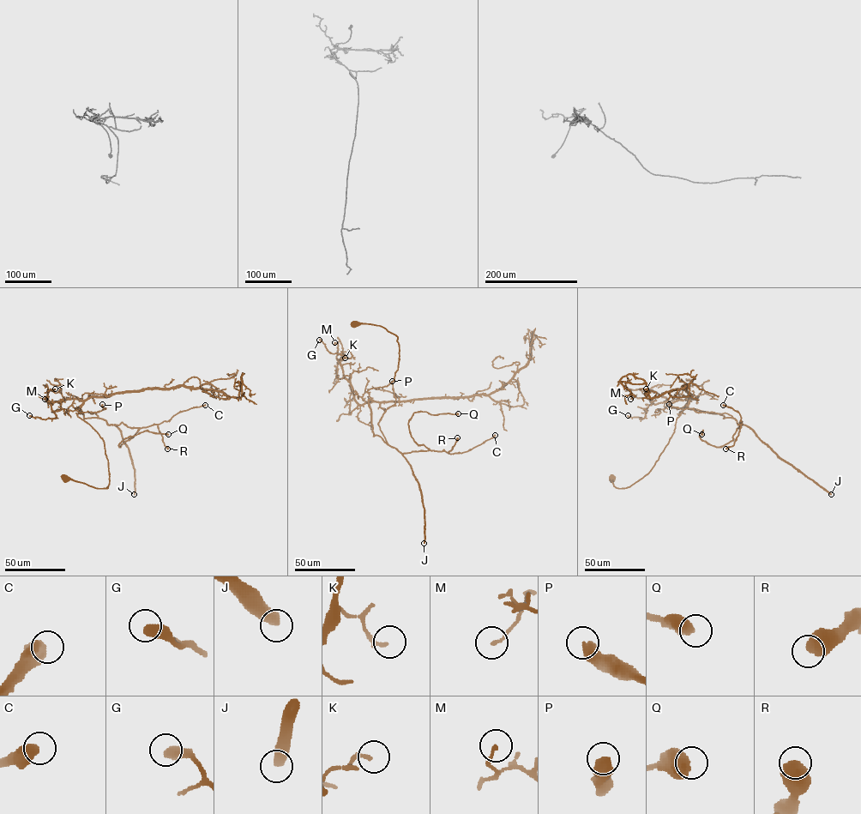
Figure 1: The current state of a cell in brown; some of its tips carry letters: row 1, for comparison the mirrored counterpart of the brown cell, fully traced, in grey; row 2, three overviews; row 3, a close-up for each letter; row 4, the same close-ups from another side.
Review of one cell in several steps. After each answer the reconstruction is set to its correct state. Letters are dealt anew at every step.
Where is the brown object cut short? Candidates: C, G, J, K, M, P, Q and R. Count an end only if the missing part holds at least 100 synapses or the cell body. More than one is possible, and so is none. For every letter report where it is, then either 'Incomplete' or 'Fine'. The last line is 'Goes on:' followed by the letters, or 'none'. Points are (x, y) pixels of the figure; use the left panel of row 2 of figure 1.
C: Place: (205, 405). Fine
G: Place: (29, 415). Fine
J: Place: (134, 494). Incomplete
K: Place: (55, 388). Fine
M: Place: (45, 399). Fine
P: Place: (102, 404). Fine
Q: Place: (168, 434). Fine
R: Place: (167, 449). Fine
Goes on: J

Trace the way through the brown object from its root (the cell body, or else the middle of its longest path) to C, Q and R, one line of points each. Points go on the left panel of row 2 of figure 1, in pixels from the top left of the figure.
C: (64, 478), (99, 488), (109, 484), (104, 441), (77, 416), (81, 406), (85, 418), (142, 428), (205, 405)
Q: (64, 478), (109, 484), (81, 406), (139, 428), (119, 447), (168, 434)
R: (64, 478), (109, 484), (104, 441), (77, 416), (81, 406), (85, 418), (108, 424), (157, 425), (167, 449)

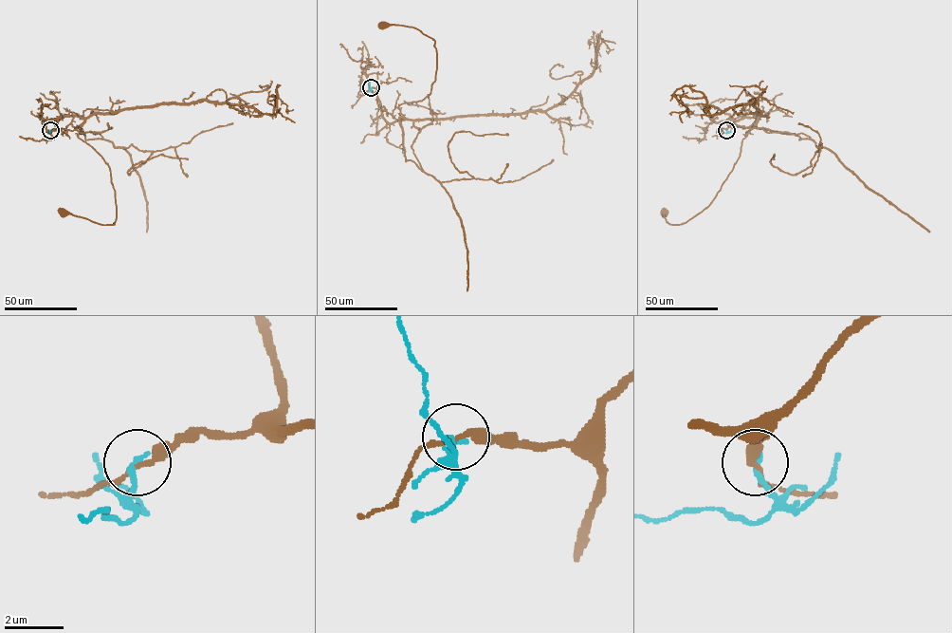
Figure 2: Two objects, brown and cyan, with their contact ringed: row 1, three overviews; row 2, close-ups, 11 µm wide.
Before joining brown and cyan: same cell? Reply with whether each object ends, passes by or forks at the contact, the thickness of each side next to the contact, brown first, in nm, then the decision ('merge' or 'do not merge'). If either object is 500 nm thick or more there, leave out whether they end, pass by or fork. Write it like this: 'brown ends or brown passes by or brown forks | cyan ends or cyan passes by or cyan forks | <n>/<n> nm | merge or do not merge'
brown passes by | cyan ends | 220/200 nm | do not merge

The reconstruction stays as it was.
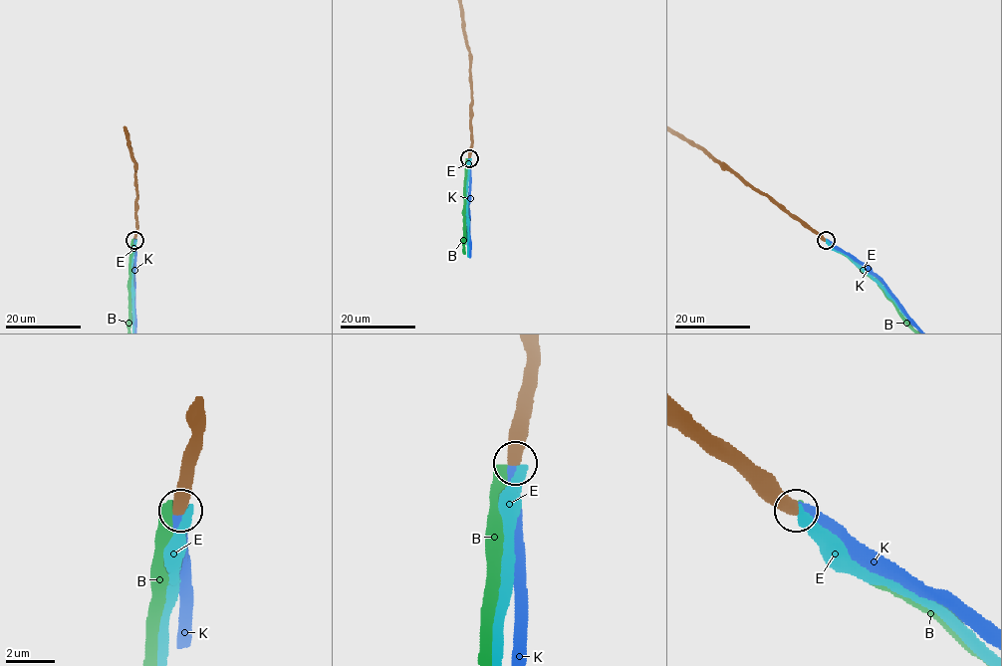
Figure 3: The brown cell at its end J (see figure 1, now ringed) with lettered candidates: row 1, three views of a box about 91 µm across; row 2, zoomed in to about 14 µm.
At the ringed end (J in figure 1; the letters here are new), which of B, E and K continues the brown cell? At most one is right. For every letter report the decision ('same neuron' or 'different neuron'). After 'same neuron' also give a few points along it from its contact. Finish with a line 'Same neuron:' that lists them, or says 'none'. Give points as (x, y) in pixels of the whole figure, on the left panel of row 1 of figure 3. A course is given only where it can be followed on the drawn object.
B: different neuron
E: different neuron
K: same neuron
Same neuron: K

